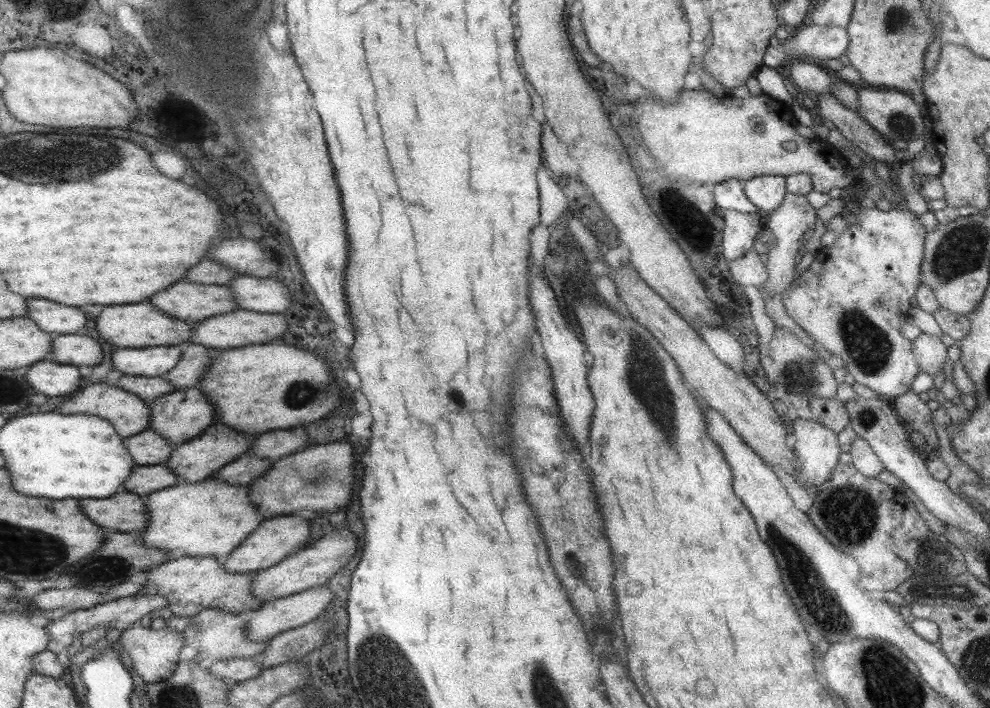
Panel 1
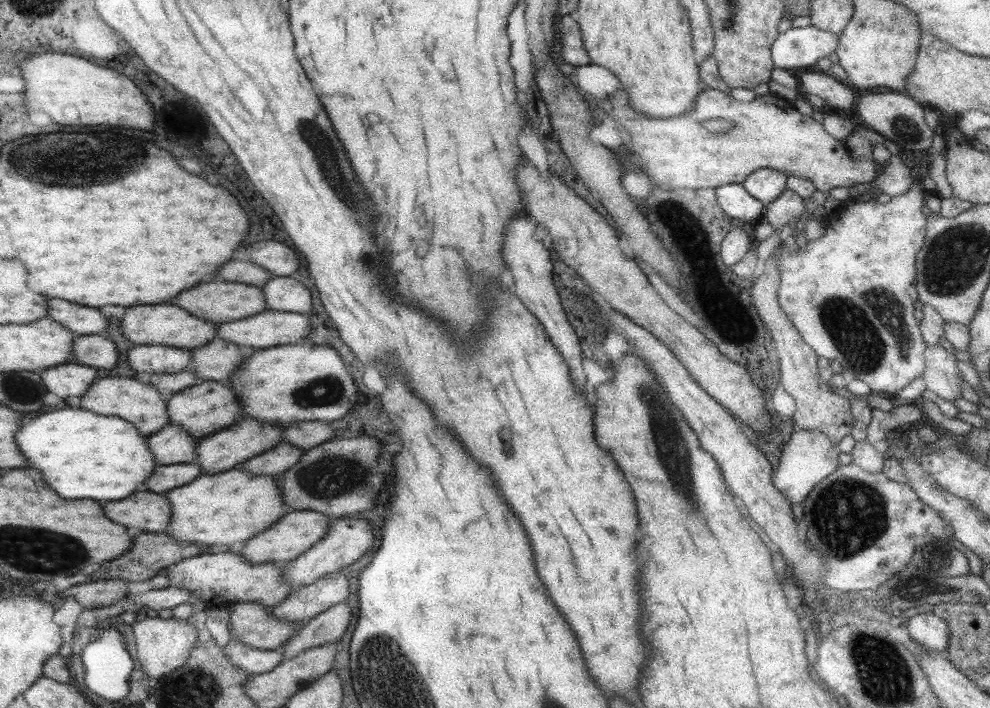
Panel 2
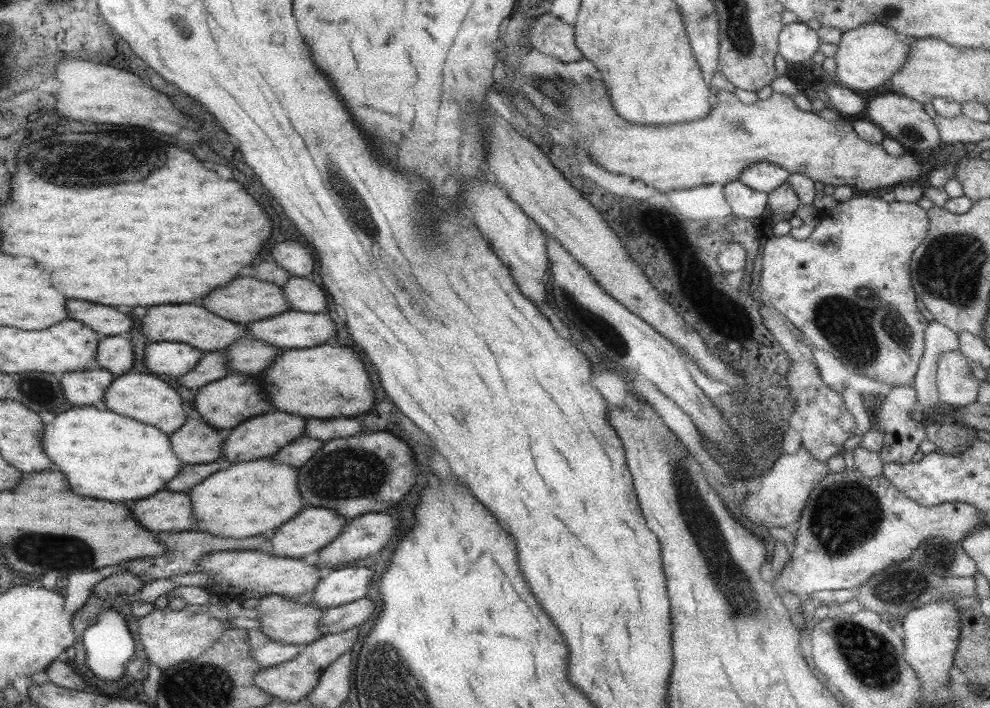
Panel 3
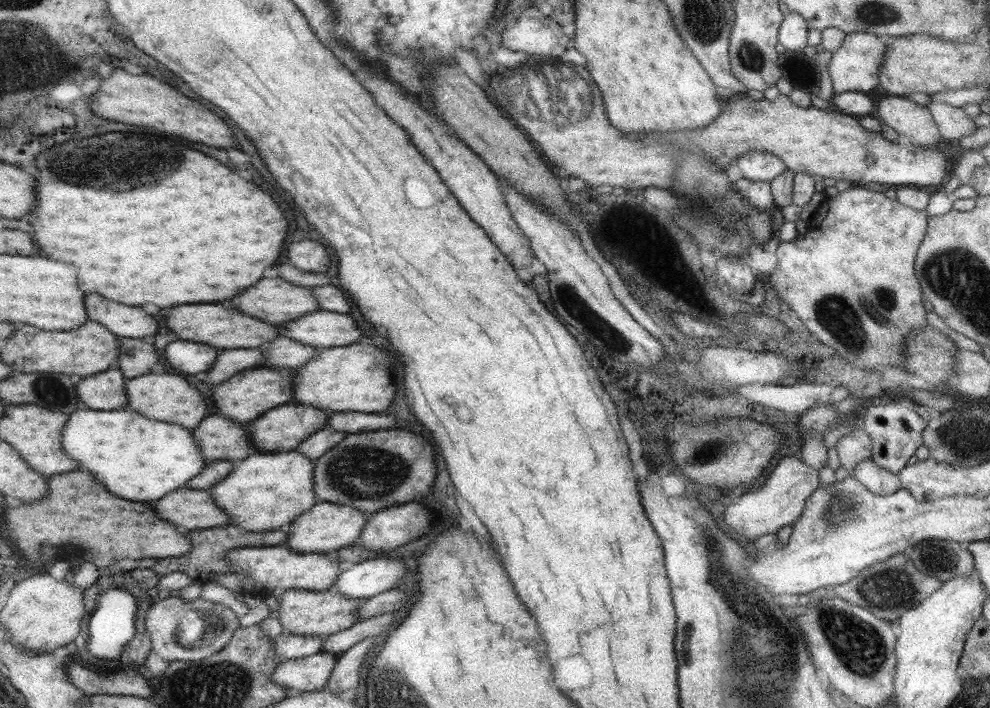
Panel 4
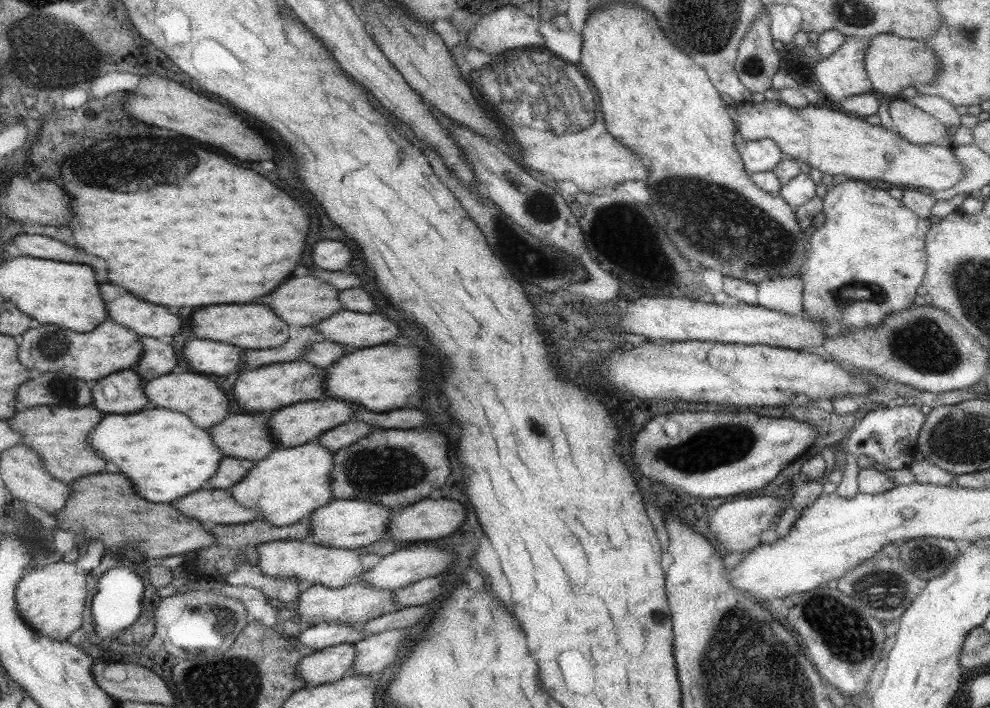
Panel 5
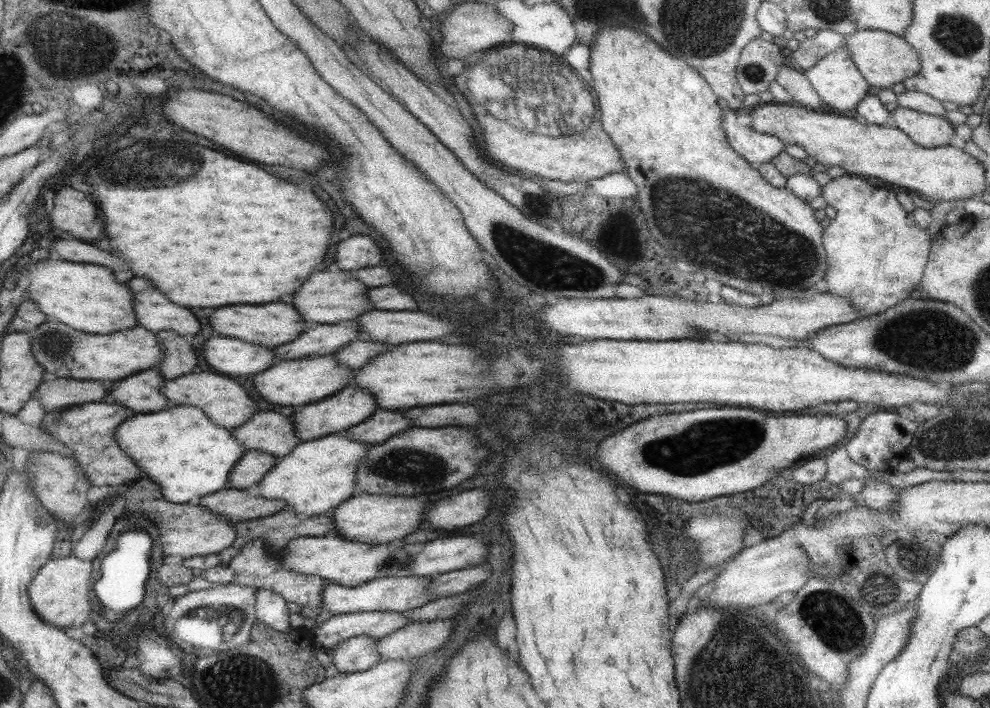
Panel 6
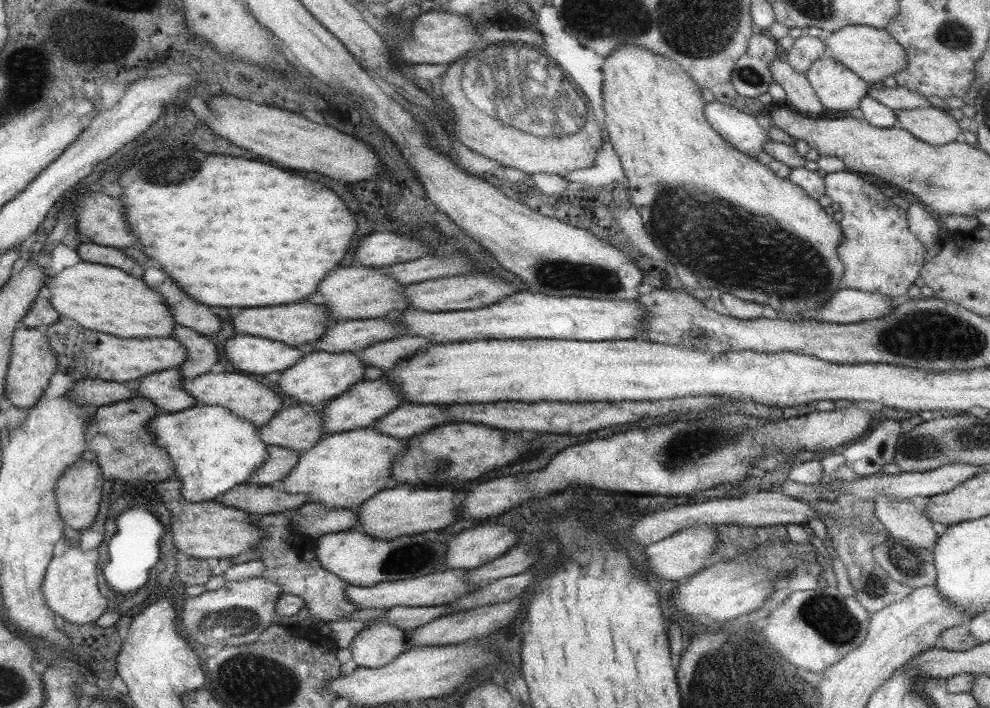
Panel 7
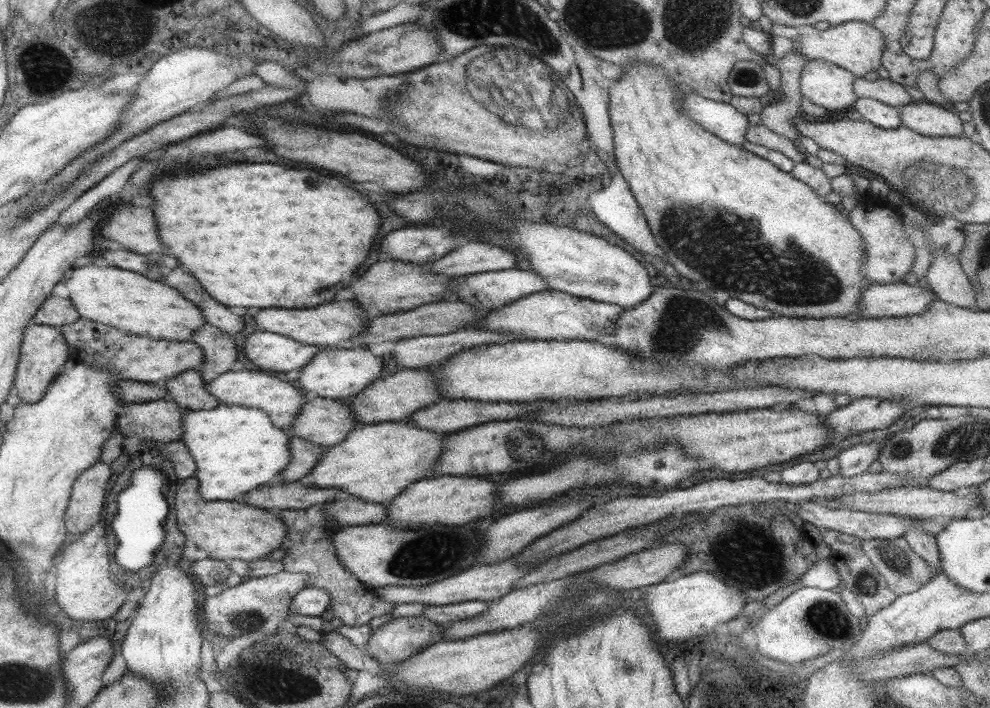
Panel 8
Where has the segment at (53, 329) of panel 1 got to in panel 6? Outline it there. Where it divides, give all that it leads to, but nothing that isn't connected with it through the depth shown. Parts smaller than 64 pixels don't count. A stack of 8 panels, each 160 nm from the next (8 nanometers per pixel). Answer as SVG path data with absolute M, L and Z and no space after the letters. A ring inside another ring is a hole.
M131 278L129 284L125 282L125 286L133 294L136 324L145 330L155 334L171 330L179 336L199 332L197 318L189 310L175 306L173 302L163 298L163 294L151 282L143 278Z

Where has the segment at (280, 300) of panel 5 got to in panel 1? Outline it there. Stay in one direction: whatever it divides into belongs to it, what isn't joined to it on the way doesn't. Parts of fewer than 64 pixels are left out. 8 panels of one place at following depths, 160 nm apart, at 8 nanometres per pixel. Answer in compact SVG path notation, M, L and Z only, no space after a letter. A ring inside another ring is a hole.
M191 282L167 286L163 292L153 294L149 304L179 320L193 323L237 309L225 285L203 286Z

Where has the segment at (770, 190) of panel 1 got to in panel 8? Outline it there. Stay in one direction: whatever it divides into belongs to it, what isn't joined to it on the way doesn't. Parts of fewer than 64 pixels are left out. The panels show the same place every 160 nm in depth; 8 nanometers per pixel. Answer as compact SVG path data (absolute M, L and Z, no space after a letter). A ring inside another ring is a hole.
M685 93L682 98L684 113L693 122L720 140L740 148L745 140L745 132L750 127L747 115L735 110L728 102L712 101L697 93Z

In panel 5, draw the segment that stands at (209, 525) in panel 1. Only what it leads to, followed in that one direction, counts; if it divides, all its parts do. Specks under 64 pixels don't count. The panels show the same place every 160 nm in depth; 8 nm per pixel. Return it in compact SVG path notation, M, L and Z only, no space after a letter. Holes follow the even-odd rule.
M315 441L291 448L275 448L265 458L254 461L246 475L227 490L239 506L254 510L257 520L264 520L271 526L295 524L333 500L328 485L332 454L333 451Z

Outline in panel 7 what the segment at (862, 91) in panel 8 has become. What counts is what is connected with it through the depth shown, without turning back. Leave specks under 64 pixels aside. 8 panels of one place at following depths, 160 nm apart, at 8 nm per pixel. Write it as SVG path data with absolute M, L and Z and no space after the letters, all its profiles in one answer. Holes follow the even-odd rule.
M869 85L866 94L893 110L911 110L930 106L927 97L899 85L893 88L883 87L883 89Z

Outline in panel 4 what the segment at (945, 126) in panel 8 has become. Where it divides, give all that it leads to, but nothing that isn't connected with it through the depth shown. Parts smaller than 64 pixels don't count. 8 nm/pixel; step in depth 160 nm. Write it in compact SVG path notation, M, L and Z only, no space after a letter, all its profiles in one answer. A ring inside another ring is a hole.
M888 94L877 102L873 116L897 134L909 137L909 142L913 145L929 148L942 140L927 107L908 100L907 97Z

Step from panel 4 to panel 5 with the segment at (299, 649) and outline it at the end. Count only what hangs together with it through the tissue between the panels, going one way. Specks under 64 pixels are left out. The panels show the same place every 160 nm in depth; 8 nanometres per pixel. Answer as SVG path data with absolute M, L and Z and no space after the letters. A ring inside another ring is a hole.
M321 623L307 627L295 636L299 644L314 651L322 650L327 646L335 646L340 643L359 642L365 638L361 628L355 625L339 623Z

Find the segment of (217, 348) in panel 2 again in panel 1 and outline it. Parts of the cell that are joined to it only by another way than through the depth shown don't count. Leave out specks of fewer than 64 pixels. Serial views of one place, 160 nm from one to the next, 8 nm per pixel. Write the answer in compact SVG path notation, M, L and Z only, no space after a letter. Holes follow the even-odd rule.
M187 342L182 347L181 356L175 366L160 376L169 380L171 386L177 390L197 386L203 370L221 351L192 342Z

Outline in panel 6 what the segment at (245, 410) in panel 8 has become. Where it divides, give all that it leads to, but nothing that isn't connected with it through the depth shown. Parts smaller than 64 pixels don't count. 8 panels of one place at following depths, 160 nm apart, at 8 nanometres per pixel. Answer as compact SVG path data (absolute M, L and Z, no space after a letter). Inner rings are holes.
M170 405L155 412L138 413L114 430L117 449L135 463L140 472L161 490L169 502L190 503L227 485L227 474L247 450L230 435L230 429L215 426L196 406Z

